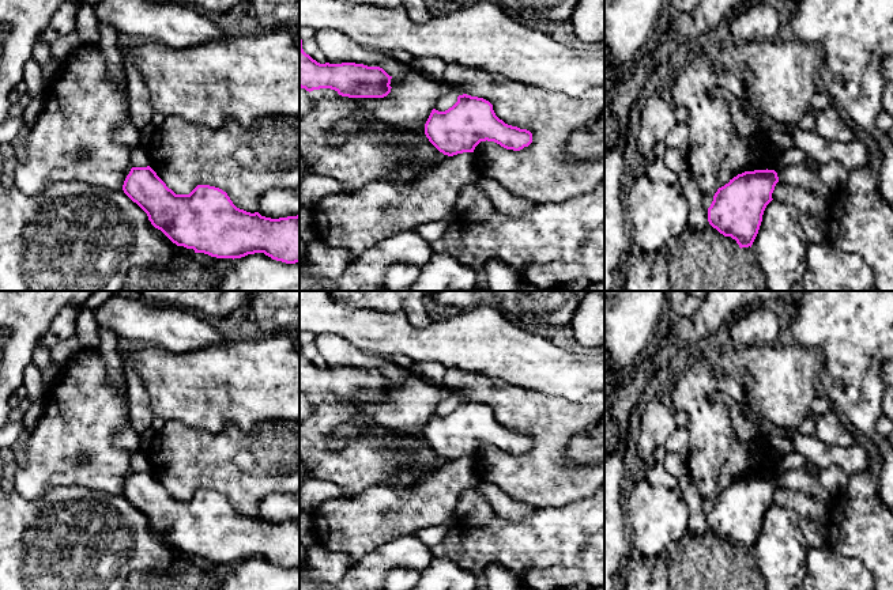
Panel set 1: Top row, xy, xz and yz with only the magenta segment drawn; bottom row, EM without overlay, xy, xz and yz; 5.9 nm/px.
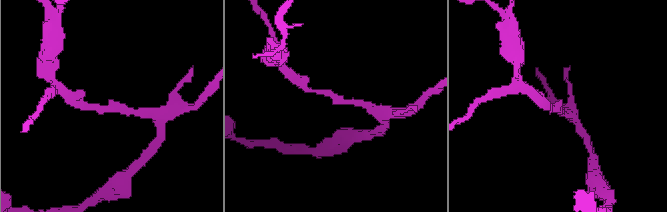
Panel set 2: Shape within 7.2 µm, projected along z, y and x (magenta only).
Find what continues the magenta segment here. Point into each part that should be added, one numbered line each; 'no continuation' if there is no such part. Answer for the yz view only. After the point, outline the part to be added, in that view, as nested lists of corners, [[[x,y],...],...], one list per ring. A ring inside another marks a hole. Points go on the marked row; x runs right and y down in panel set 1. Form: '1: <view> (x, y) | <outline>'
no continuation

